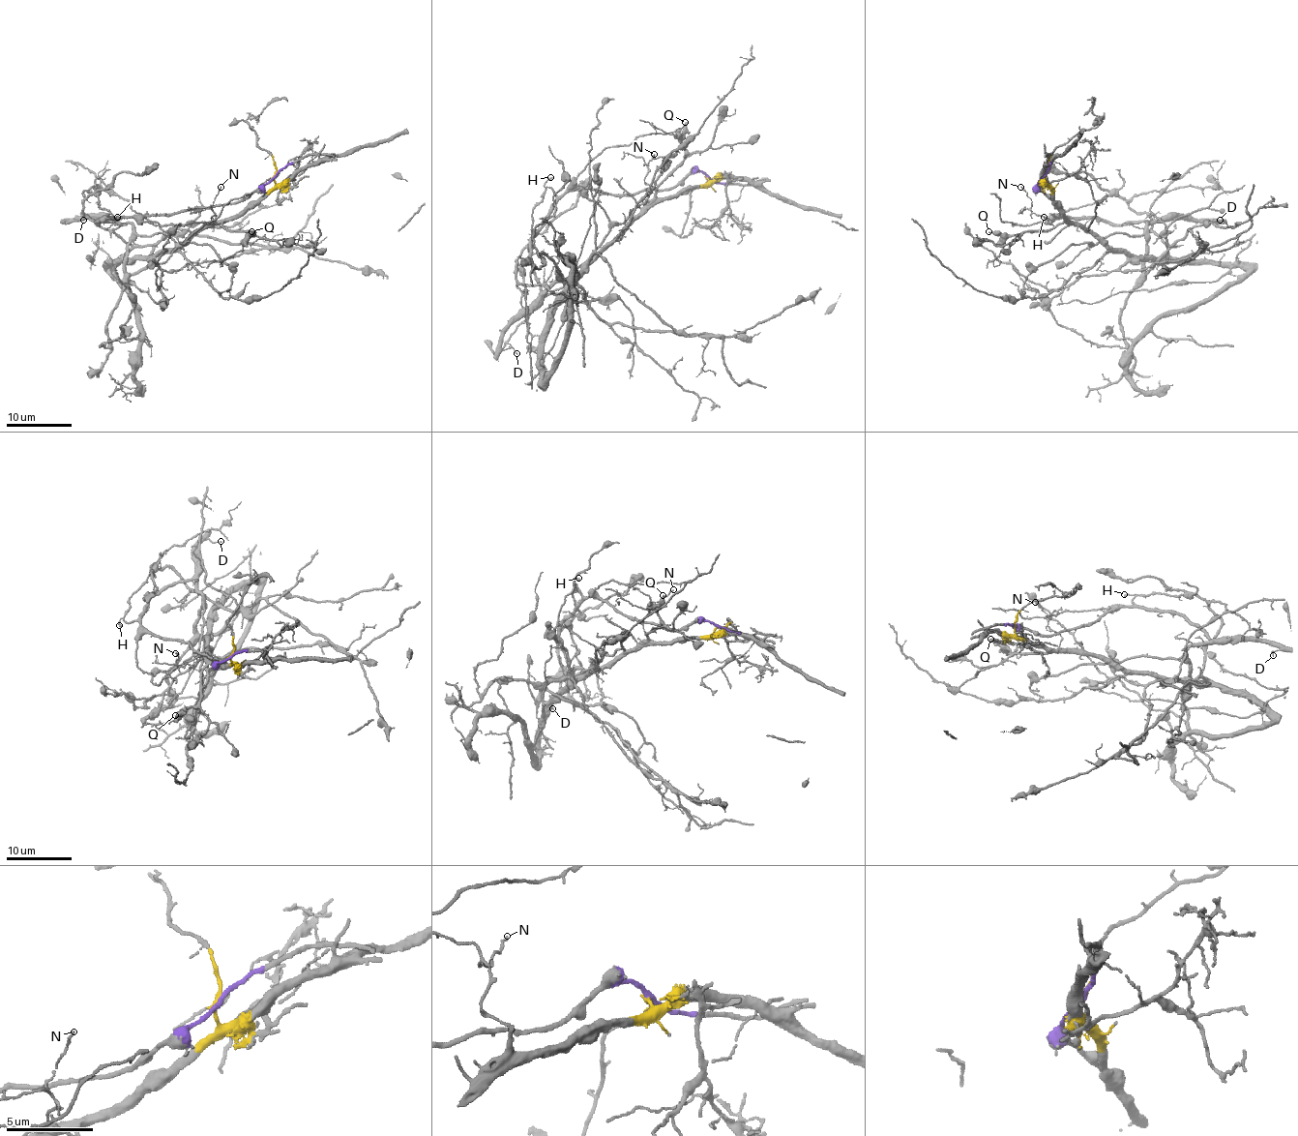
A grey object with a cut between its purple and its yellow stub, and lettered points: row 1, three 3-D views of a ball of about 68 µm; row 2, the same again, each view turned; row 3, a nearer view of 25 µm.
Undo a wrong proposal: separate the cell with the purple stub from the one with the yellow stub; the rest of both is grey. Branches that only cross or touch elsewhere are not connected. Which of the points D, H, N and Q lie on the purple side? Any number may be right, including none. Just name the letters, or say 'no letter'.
D, H

